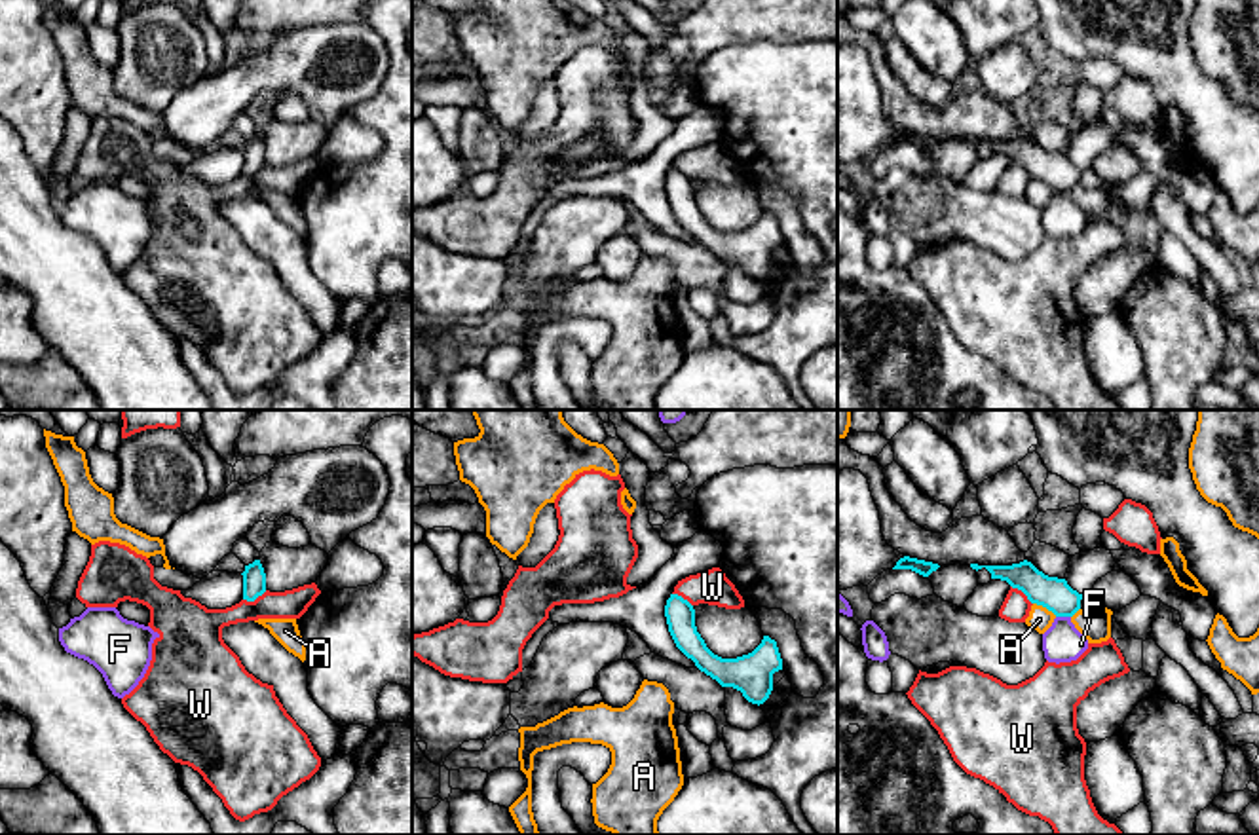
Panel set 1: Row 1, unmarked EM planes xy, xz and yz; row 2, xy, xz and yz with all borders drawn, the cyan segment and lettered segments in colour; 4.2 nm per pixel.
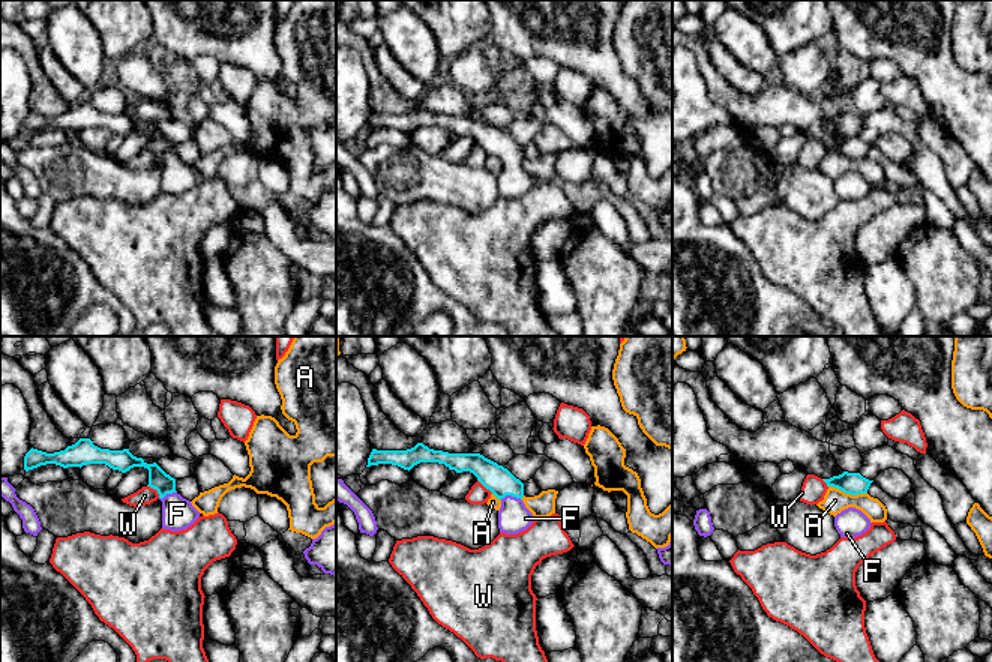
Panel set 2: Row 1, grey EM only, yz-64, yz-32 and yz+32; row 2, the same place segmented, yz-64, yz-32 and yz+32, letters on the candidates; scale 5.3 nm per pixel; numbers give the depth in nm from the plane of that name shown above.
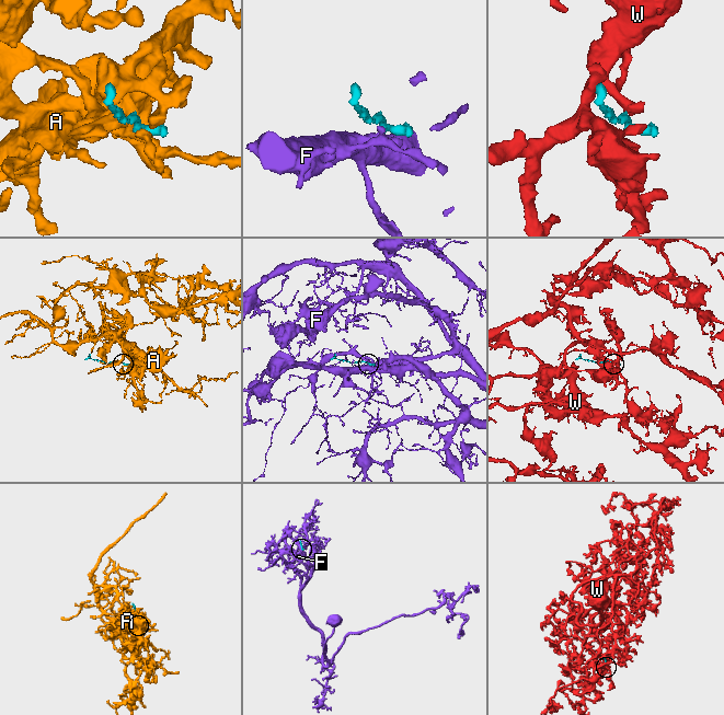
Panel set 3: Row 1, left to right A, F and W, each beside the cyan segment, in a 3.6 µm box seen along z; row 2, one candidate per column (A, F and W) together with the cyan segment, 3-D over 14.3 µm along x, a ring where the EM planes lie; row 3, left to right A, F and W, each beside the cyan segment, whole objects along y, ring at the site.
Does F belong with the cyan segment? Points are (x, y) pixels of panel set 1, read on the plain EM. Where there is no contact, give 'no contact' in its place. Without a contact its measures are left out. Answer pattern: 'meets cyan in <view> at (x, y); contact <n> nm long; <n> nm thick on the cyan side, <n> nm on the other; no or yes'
meets cyan in yz at (1064, 190); contact 60 nm long; 140 nm thick on the cyan side, 170 nm on the other; yes

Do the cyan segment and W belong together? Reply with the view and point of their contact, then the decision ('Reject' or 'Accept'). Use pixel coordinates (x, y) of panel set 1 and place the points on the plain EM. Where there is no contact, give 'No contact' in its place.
Touches cyan at yz (1022, 166). Reject

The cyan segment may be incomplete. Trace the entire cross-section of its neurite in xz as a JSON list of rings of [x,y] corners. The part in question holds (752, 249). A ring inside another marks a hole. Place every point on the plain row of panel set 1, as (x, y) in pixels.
[[[670,169],[665,180],[668,207],[676,222],[695,241],[716,254],[722,262],[733,262],[752,279],[763,279],[773,266],[773,249],[782,245],[777,216],[763,211],[761,218],[748,230],[722,233],[714,230],[695,201],[693,180],[678,169]]]

